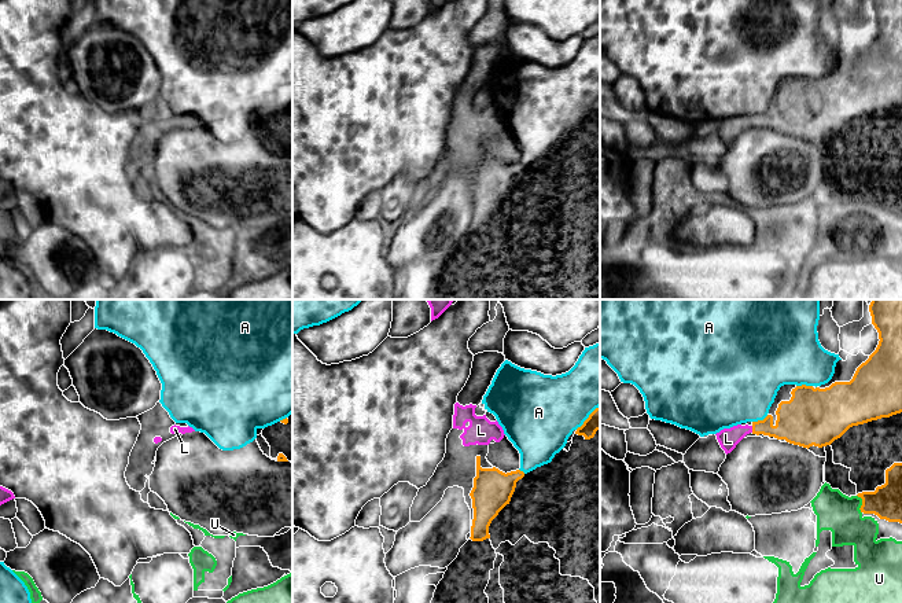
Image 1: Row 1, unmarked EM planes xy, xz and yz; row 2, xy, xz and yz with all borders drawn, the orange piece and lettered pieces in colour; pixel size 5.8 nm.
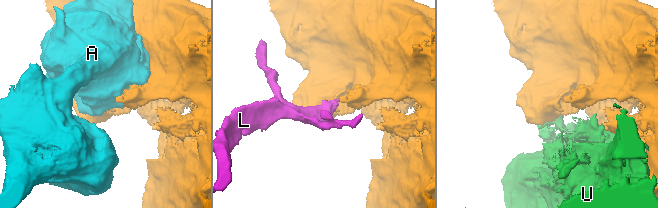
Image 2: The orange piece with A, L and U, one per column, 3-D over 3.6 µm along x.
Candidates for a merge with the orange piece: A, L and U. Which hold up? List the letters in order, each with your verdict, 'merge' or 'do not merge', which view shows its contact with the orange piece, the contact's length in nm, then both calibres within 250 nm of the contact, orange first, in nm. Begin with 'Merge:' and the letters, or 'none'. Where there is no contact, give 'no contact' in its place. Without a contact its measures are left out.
Merge: L
A: do not merge; contact in yz; length 100 nm; calibres 340 and 420 nm
L: merge; contact in yz; length 40 nm; calibres 220 and 120 nm
U: do not merge; contact in yz; length 110 nm; calibres 190 and 220 nm

